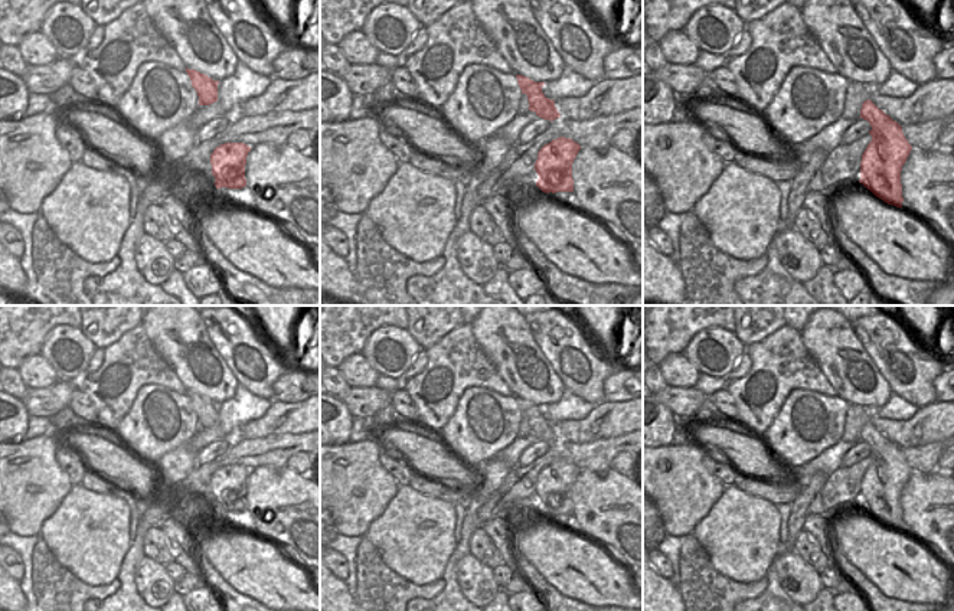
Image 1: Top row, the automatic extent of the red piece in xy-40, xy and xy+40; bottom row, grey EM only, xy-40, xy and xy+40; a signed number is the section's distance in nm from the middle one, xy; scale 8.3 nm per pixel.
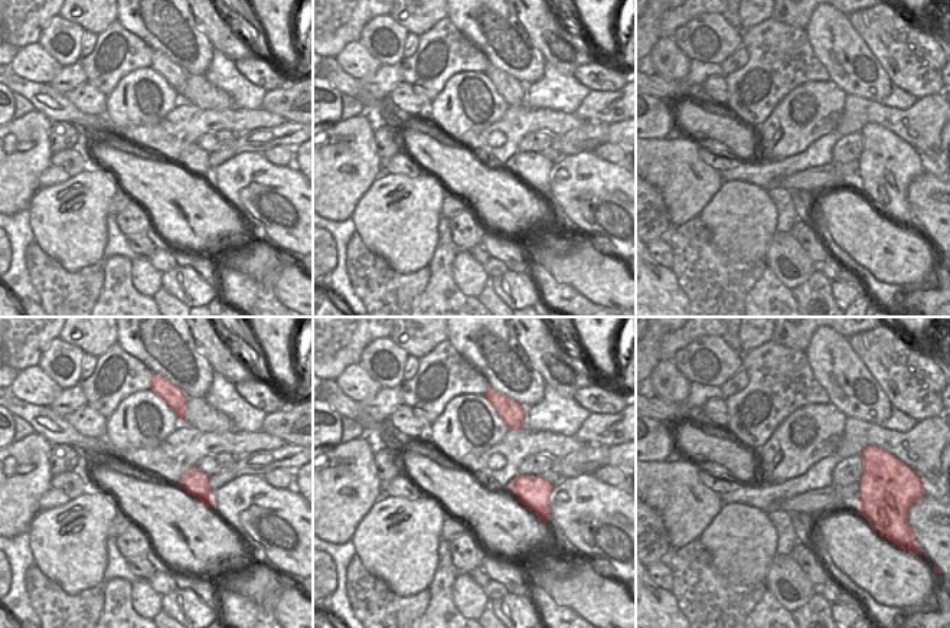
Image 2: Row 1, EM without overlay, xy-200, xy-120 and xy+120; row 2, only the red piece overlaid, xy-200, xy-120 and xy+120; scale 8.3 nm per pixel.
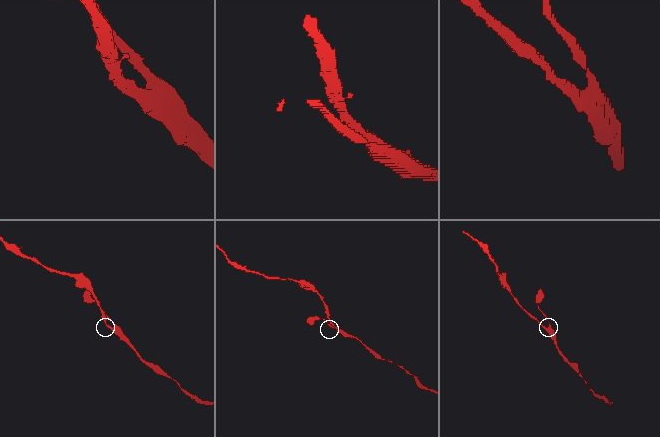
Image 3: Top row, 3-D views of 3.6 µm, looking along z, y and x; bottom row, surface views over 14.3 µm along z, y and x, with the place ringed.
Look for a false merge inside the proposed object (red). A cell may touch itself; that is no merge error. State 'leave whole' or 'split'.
leave whole

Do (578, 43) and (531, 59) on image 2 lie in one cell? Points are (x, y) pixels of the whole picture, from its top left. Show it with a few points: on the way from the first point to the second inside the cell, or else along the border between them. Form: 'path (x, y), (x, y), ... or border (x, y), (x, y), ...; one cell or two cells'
border (524, 26), (528, 38), (547, 61); two cells

